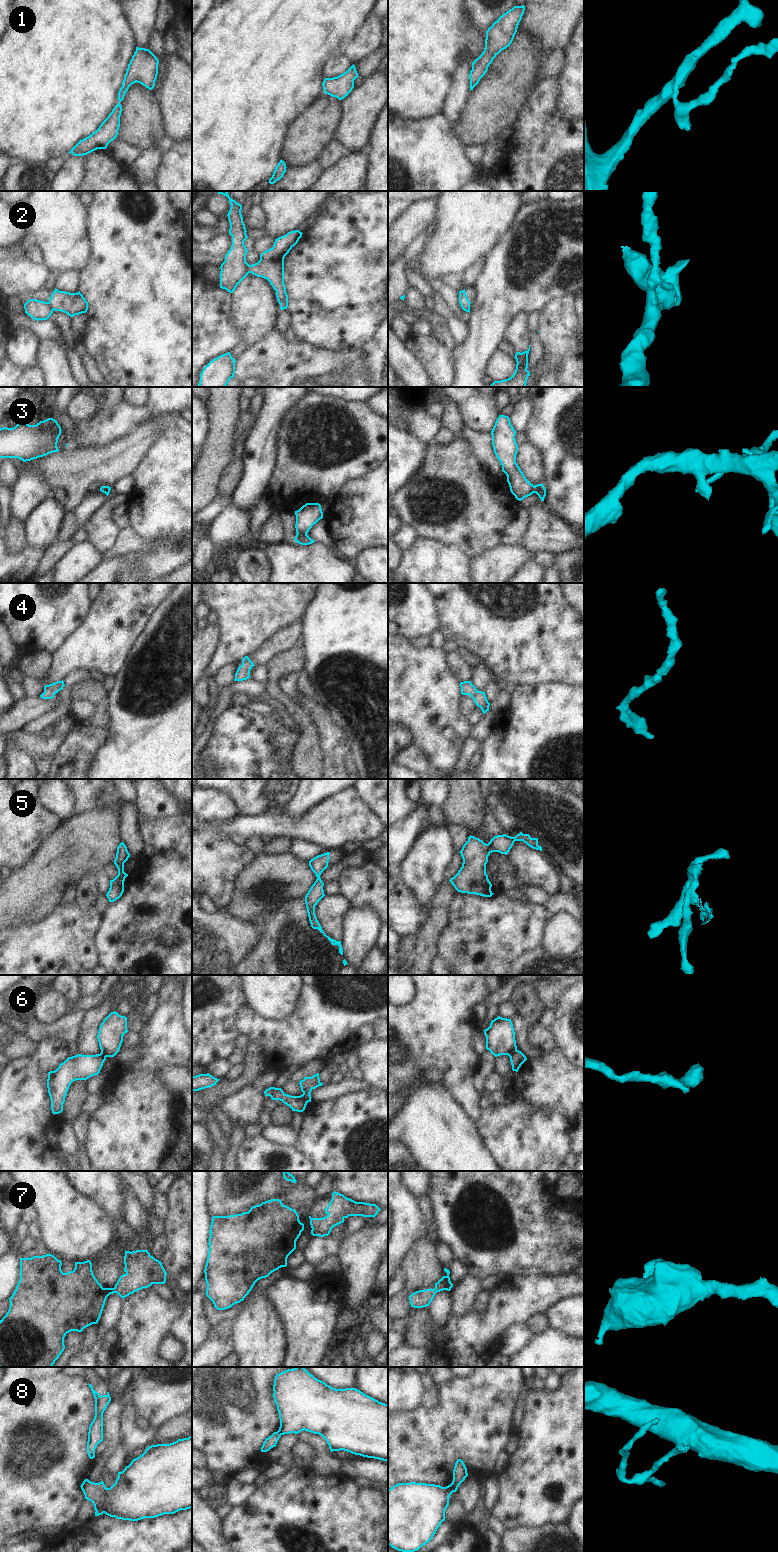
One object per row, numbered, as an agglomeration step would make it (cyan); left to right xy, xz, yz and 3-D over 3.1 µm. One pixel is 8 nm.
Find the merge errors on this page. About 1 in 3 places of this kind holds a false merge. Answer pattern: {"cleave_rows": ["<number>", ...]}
{"cleave_rows": ["2", "3", "6", "8"]}

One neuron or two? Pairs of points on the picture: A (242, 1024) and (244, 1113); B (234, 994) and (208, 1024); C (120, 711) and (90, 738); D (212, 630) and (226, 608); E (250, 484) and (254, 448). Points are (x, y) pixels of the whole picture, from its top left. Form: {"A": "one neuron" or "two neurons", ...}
{"A": "two neurons", "B": "one neuron", "C": "two neurons", "D": "two neurons", "E": "one neuron"}

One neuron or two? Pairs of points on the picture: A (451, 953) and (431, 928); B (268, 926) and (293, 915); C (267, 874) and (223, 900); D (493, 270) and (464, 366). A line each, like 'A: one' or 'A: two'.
A: two
B: one
C: two
D: one

